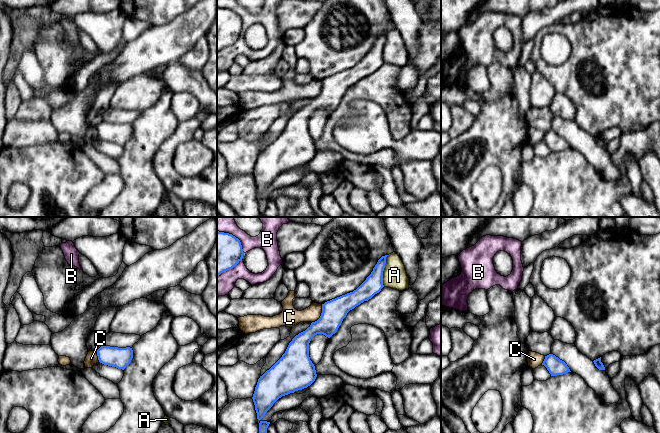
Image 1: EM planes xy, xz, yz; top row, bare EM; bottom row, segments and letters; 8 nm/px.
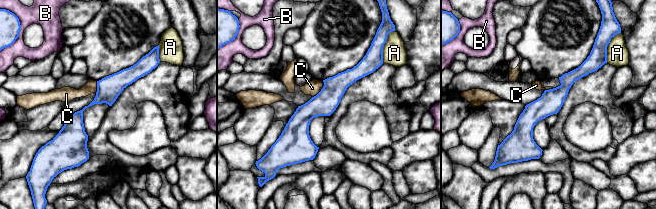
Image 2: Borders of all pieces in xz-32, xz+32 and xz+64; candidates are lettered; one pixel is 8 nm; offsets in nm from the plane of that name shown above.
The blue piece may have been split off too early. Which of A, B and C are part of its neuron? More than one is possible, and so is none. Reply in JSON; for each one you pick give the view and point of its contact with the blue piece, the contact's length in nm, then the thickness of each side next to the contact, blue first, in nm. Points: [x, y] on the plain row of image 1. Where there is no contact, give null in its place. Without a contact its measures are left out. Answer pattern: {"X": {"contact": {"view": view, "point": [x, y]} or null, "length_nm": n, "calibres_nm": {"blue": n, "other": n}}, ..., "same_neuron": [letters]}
{"same_neuron": []}

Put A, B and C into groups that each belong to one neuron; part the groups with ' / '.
A / B / C

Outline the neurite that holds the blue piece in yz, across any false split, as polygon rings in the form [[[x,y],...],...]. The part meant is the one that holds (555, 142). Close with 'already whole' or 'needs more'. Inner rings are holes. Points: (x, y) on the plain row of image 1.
[[[553,130],[545,132],[542,141],[547,144],[551,152],[563,151],[571,148],[567,140]]] | already whole

